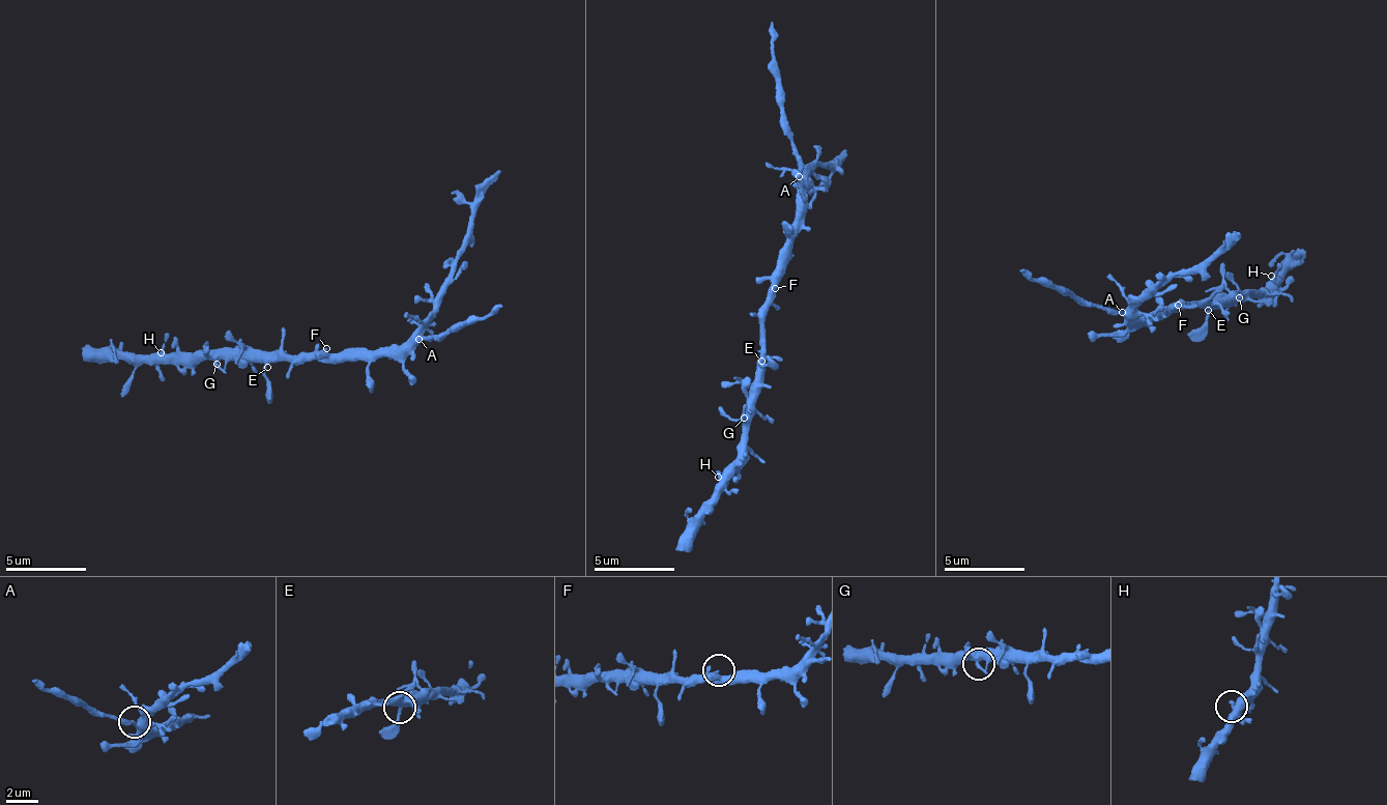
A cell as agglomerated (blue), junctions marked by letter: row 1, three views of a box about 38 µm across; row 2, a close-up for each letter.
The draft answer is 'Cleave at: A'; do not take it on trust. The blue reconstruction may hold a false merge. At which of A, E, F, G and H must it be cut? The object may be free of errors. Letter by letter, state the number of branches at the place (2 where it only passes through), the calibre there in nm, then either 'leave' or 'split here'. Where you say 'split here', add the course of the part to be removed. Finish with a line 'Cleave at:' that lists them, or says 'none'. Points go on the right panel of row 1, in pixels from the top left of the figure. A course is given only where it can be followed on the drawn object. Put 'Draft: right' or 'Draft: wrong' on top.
Draft: right
A: 4 | 340 nm | split here | (1121, 312), (1084, 307), (1020, 270)
E: 4 | 360 nm | leave
F: 4 | 360 nm | leave
G: 4 | 340 nm | leave
H: 4 | 400 nm | leave
Cleave at: A

